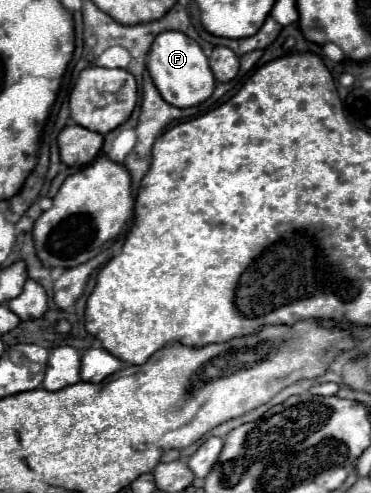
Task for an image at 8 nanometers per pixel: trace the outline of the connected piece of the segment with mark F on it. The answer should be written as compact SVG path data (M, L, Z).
M163 31L163 35L155 37L155 43L151 45L149 57L147 57L147 71L161 93L161 97L179 109L195 107L211 97L215 89L215 77L209 69L209 61L203 53L203 49L185 33L179 31Z

